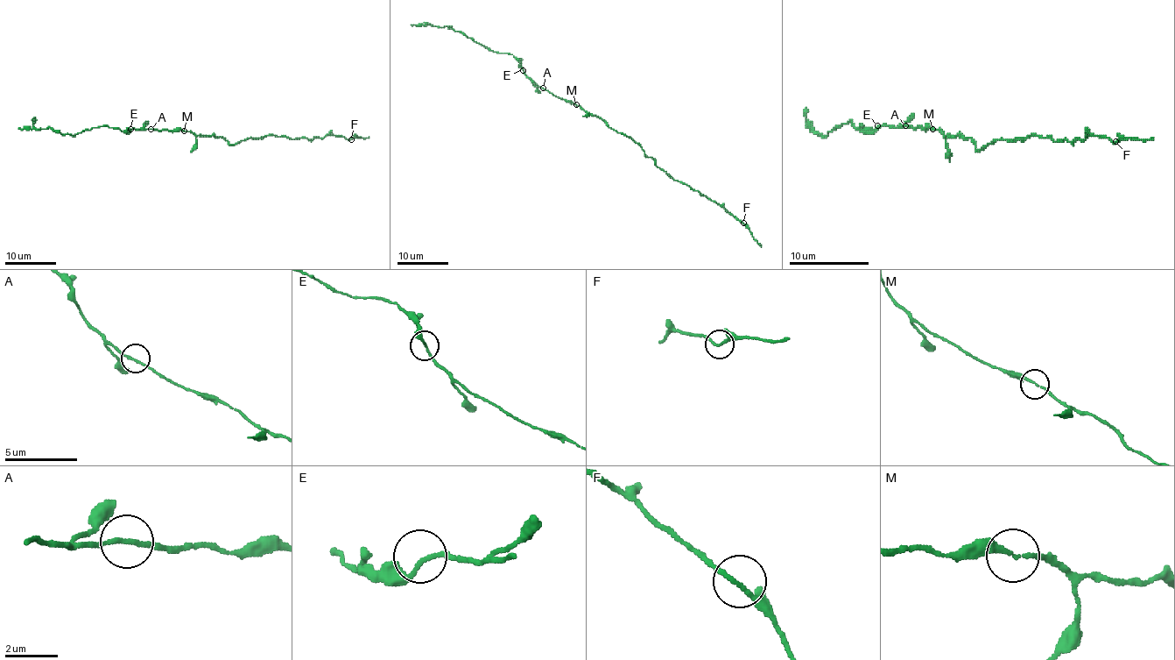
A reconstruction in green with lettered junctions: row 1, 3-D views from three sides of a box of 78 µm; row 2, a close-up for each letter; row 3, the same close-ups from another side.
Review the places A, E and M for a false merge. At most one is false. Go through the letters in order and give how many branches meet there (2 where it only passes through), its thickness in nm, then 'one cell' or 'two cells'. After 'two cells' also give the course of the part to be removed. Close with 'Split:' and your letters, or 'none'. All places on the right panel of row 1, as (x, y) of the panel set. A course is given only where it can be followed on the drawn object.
A: 2 branches meet; 150 nm thick; one cell
E: 2 branches meet; 150 nm thick; one cell
M: 2 branches meet; 150 nm thick; one cell
Split: none

